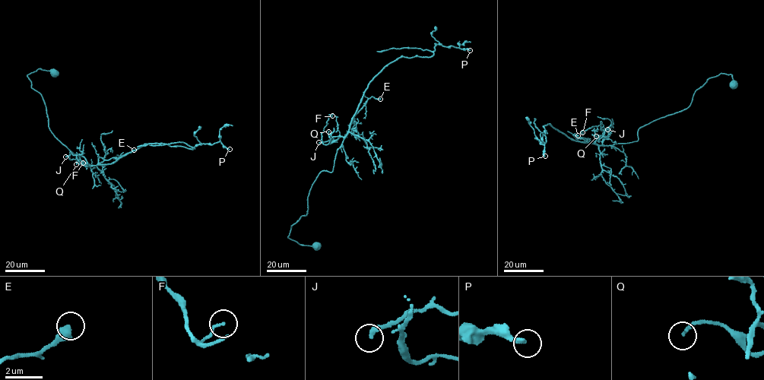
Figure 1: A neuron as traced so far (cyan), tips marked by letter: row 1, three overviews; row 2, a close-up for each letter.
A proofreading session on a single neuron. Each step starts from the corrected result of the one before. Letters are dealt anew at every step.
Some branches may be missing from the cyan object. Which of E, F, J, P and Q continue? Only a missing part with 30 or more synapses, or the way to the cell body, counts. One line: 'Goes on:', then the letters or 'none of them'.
Goes on: P

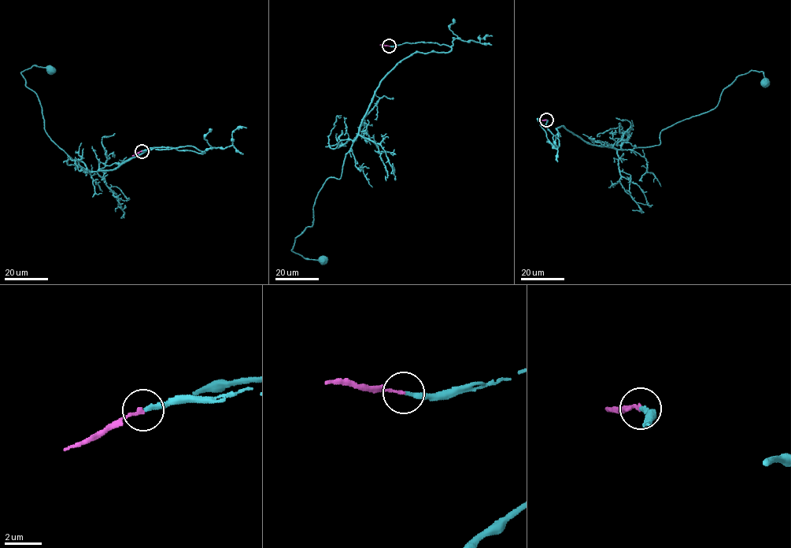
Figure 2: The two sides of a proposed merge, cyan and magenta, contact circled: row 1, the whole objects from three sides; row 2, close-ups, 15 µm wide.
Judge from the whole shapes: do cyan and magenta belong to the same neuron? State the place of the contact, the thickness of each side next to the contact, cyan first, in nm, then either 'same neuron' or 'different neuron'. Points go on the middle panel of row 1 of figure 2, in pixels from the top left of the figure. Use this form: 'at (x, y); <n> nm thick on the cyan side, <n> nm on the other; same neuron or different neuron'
at (389, 46); 220 nm thick on the cyan side, 170 nm on the other; same neuron

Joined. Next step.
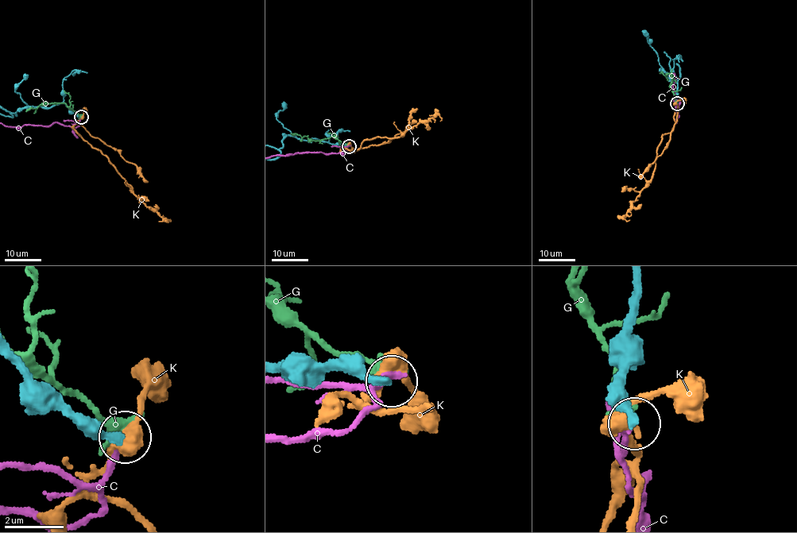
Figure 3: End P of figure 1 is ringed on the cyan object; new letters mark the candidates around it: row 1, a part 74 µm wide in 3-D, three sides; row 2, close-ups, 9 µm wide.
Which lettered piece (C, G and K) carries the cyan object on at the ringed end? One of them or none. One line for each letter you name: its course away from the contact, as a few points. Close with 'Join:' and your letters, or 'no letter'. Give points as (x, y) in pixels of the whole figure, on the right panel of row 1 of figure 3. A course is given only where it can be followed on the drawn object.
Join: no letter

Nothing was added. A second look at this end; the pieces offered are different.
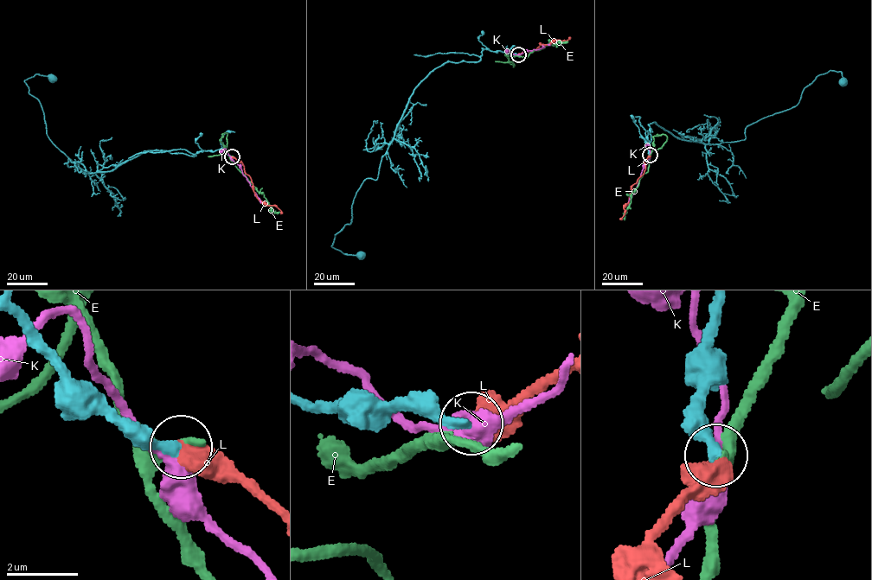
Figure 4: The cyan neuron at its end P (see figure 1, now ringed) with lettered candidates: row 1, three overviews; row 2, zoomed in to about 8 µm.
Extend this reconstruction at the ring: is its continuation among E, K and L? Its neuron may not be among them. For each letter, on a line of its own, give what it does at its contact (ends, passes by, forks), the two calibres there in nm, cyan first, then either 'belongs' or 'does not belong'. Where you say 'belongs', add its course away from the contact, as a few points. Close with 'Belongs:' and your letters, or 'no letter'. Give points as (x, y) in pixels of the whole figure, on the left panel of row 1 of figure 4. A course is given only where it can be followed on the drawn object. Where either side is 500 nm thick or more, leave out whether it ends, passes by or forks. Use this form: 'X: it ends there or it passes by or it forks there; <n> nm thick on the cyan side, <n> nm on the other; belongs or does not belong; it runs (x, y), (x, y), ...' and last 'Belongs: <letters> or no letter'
E: it passes by; 360 nm thick on the cyan side, 400 nm on the other; does not belong
K: it passes by; 400 nm thick on the cyan side, 340 nm on the other; does not belong
L: 280 nm thick on the cyan side, 600 nm on the other; belongs; it runs (231, 156), (243, 164), (251, 179), (256, 197), (268, 205), (275, 205), (282, 213)
Belongs: L

